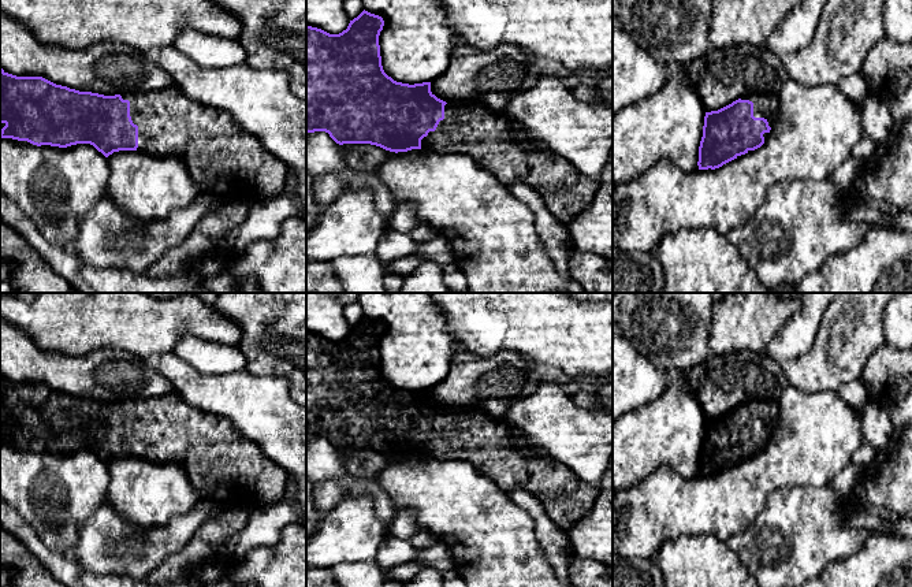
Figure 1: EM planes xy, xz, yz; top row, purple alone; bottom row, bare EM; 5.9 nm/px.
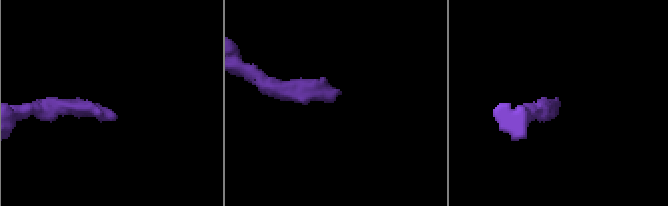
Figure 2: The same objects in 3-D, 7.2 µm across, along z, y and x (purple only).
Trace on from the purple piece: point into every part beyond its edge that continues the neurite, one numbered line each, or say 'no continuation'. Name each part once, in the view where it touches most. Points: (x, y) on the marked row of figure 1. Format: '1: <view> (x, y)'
1: xy (226, 160)

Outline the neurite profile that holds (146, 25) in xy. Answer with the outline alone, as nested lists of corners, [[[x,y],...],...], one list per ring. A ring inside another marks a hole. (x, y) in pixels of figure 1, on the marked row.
[[[0,0],[0,10],[27,27],[42,44],[70,49],[82,49],[97,42],[124,42],[150,55],[161,47],[172,45],[189,27],[231,40],[238,40],[242,30],[237,16],[213,0]]]

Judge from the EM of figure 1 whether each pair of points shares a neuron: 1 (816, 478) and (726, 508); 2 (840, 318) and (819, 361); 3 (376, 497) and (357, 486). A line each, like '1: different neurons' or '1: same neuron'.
1: same neuron
2: same neuron
3: same neuron

